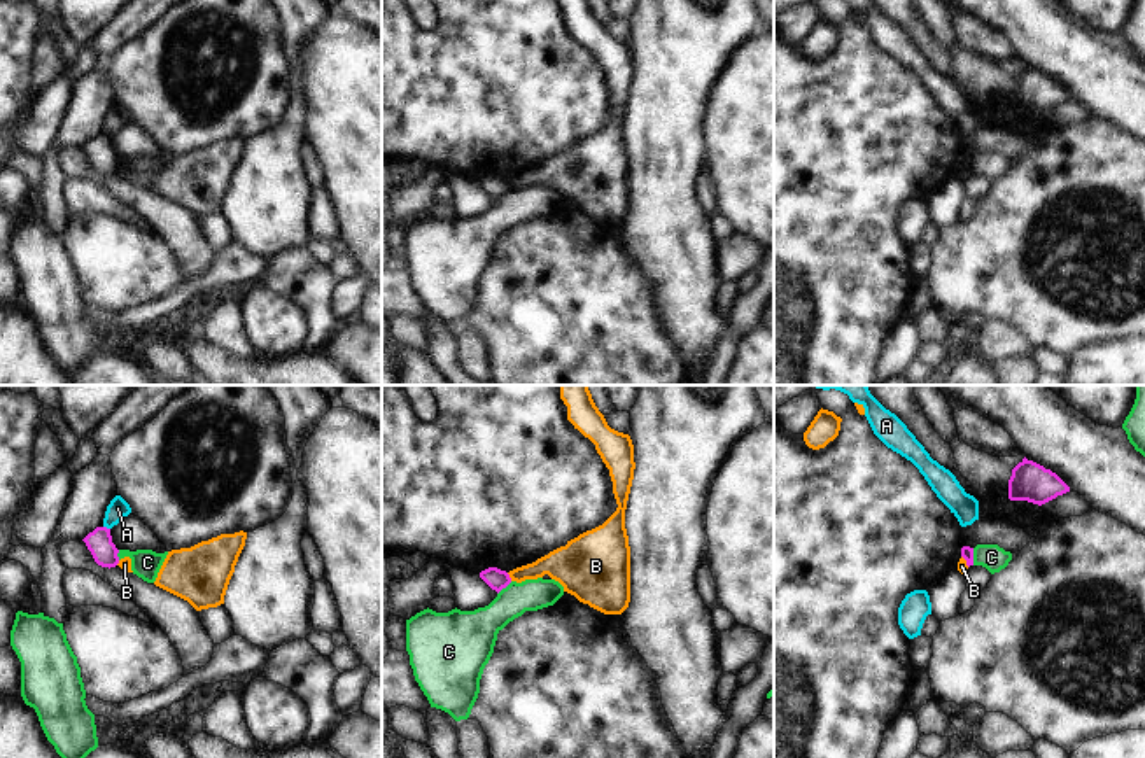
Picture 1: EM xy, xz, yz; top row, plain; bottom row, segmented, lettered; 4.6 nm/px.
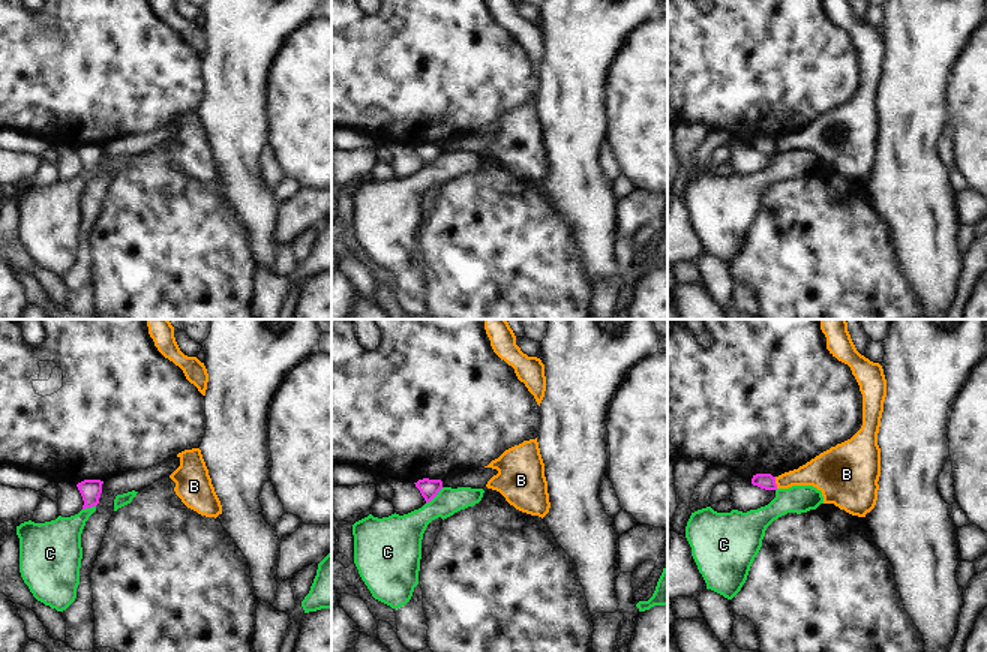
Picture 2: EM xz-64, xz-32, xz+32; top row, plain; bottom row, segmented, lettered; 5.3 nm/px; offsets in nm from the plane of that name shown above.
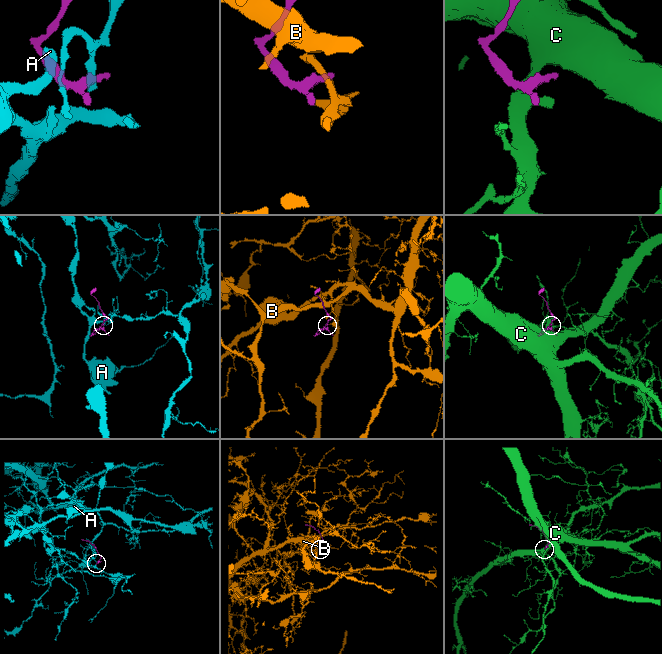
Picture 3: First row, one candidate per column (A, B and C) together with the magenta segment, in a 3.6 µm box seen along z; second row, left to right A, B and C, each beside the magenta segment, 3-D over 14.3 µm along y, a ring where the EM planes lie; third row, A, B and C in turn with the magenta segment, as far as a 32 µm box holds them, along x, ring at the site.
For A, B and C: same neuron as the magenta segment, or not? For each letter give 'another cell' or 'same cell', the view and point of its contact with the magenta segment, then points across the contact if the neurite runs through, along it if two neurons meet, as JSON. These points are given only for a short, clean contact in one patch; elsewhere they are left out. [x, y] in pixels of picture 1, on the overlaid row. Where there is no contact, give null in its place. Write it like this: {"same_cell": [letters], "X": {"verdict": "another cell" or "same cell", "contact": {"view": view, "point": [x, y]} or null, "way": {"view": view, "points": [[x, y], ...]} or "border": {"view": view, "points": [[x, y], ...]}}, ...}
{"same_cell": [], "A": {"verdict": "another cell", "contact": {"view": "xy", "point": [105, 527]}, "border": {"view": "xy", "points": [[104, 526], [109, 529]]}}, "B": {"verdict": "another cell", "contact": {"view": "xz", "point": [508, 576]}, "border": {"view": "xz", "points": [[506, 573], [512, 580]]}}, "C": {"verdict": "another cell", "contact": {"view": "yz", "point": [972, 557]}}}

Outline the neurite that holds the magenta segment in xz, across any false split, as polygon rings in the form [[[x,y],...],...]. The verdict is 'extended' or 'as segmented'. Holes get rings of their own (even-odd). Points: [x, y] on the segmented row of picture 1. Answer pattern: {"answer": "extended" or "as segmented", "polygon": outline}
{"answer": "as segmented", "polygon": [[[488,567],[480,572],[480,578],[497,593],[511,583],[511,578],[506,571],[497,567]]]}

